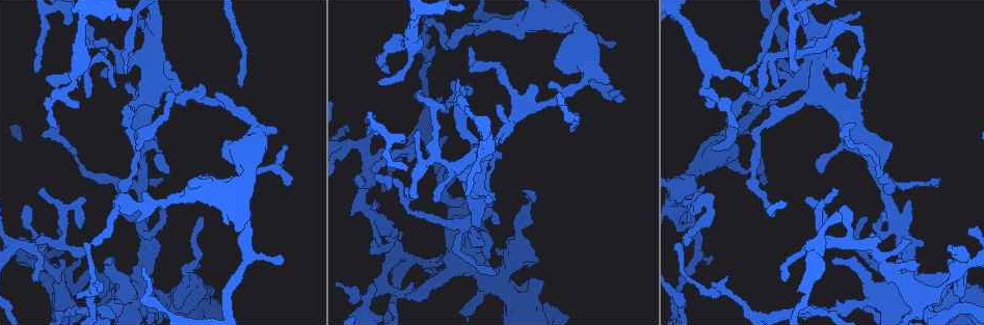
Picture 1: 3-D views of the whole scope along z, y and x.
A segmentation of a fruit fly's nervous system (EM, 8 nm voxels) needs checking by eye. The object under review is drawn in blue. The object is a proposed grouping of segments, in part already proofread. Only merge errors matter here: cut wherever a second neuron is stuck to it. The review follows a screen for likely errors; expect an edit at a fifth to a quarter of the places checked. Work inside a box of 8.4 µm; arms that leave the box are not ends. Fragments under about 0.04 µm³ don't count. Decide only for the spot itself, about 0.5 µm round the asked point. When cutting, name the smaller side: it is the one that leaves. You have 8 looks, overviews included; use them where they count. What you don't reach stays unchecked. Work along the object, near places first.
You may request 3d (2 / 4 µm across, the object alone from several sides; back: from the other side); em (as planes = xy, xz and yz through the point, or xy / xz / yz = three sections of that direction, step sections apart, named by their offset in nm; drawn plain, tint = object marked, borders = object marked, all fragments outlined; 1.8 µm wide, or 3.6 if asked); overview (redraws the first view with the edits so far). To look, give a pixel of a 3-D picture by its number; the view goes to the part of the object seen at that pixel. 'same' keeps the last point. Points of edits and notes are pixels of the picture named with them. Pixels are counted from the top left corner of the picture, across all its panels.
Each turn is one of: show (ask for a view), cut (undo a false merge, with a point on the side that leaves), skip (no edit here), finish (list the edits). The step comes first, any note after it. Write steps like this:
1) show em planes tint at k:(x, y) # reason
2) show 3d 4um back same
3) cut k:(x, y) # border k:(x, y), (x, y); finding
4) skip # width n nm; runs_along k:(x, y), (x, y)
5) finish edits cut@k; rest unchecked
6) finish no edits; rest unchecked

show 3d 4um at 1:(573, 21) # four arms meet

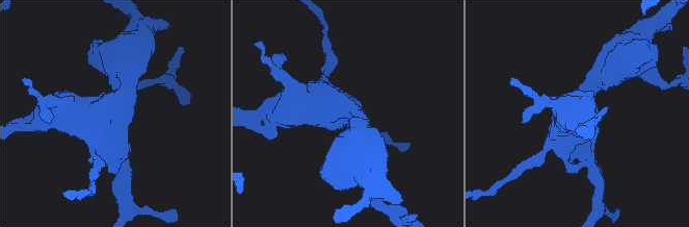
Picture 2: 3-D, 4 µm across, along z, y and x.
show em planes tint at 2:(116, 114)

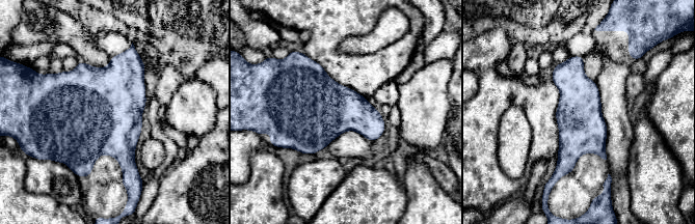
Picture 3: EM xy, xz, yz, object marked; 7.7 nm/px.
skip # width 360 nm; all the same neuron

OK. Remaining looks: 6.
show 3d 2um at 1:(826, 45) # abrupt turn

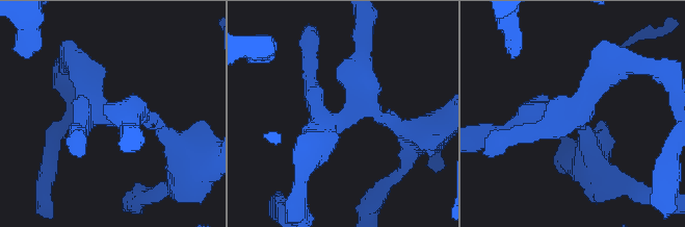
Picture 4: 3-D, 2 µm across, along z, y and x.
show em planes tint at 4:(371, 111) # shape alone is not enough

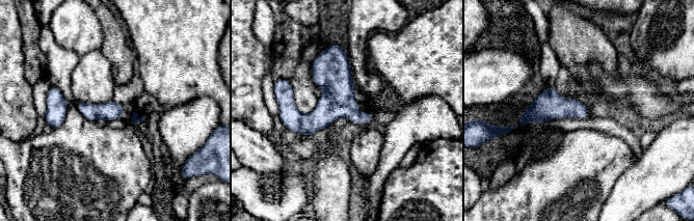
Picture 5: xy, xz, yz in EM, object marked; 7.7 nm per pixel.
skip # width 140 nm; one neuron here

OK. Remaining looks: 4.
show 3d 2um at 1:(166, 303) # abrupt turn

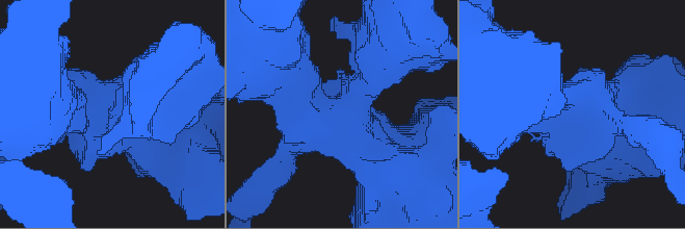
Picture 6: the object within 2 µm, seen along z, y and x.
show em xz step 16 tint at 6:(108, 104) # arms 4; shape alone is not enough

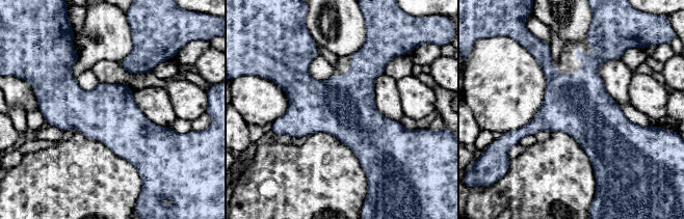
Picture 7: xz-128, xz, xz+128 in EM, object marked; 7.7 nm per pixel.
skip # continuous, no second neuron

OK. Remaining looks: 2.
finish no edits; rest unchecked

